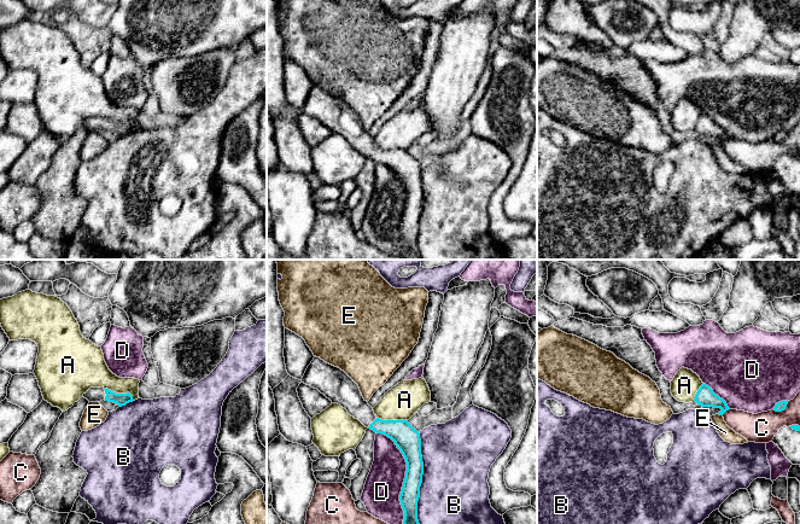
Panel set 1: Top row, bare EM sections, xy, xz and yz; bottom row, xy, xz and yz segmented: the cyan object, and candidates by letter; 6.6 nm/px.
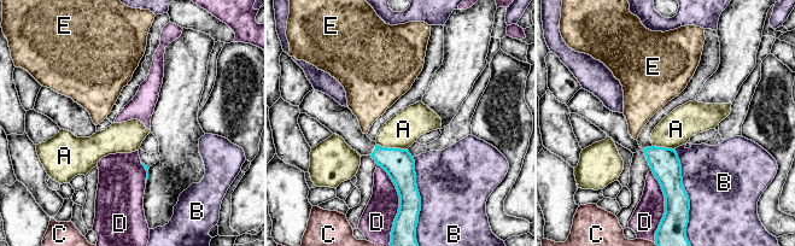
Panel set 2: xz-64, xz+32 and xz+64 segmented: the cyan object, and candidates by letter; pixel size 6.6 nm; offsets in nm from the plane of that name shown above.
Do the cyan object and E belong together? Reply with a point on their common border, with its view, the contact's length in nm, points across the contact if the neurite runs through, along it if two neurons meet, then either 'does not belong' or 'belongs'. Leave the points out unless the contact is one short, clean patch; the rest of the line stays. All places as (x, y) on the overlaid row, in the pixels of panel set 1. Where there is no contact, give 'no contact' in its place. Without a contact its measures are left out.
yz (720, 414) | 40 nm | along yz (718, 413), (722, 415) | does not belong

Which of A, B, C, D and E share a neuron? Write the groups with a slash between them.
A / B / C / D / E

